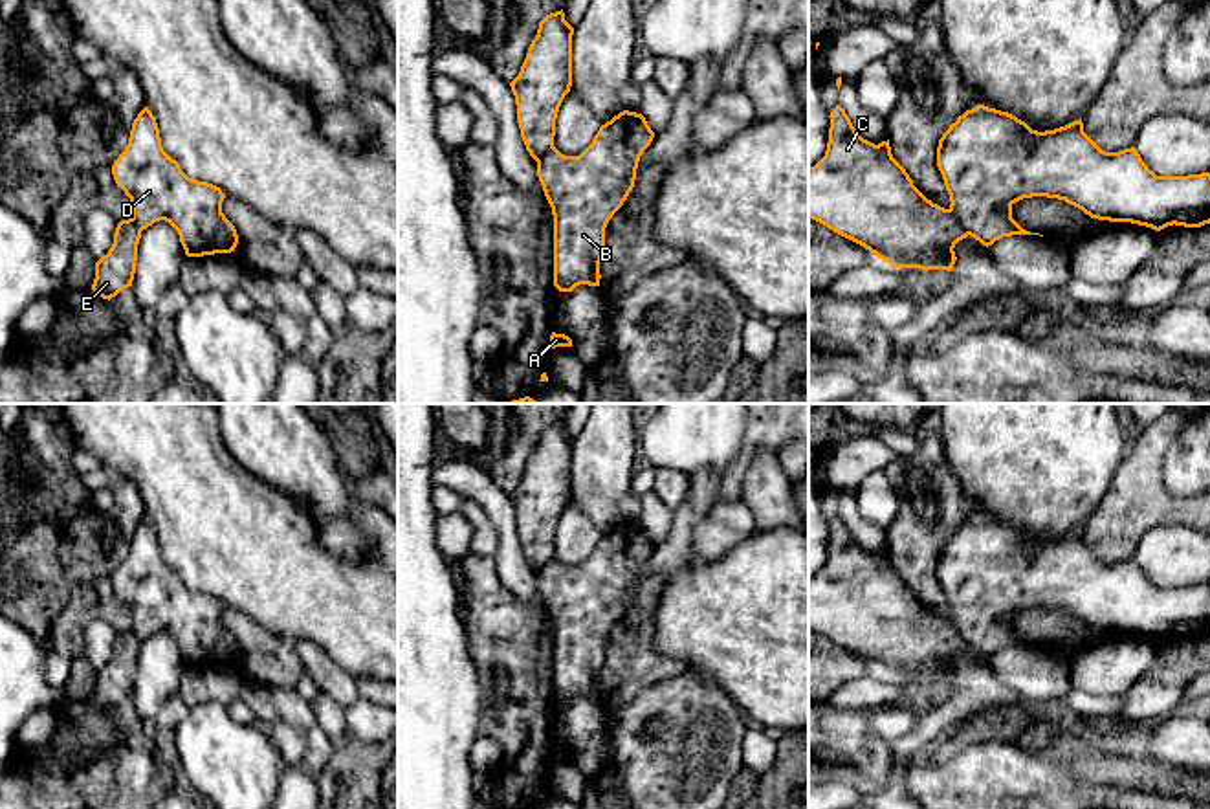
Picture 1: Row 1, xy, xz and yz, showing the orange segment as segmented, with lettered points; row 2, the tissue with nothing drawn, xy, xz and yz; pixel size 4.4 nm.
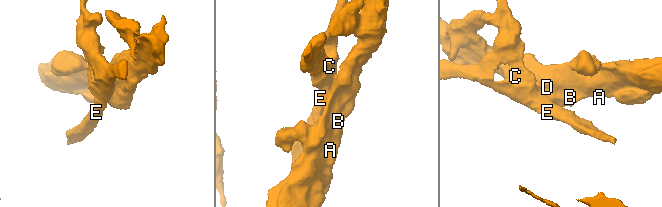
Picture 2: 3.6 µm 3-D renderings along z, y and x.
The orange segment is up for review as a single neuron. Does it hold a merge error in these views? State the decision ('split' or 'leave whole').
split

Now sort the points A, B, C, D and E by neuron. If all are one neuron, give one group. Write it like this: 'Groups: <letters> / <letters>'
Groups: A B D / C E

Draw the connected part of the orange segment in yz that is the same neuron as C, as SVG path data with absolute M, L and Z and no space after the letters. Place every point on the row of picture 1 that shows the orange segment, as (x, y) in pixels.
M845 110L830 112L825 156L808 167L808 218L864 246L895 268L953 270L955 244L968 237L964 226L915 185L893 158L889 139L878 145L864 139Z

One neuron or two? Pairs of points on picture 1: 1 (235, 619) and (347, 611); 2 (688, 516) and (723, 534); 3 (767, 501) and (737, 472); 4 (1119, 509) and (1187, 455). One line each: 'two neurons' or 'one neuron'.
1: two neurons
2: two neurons
3: two neurons
4: two neurons

